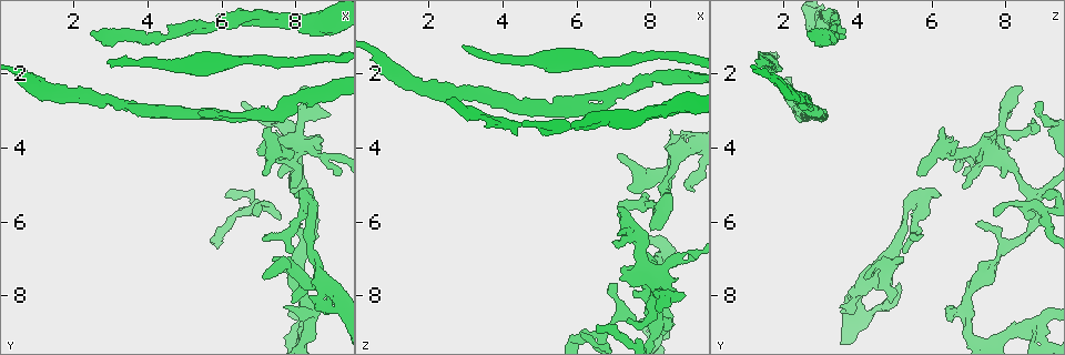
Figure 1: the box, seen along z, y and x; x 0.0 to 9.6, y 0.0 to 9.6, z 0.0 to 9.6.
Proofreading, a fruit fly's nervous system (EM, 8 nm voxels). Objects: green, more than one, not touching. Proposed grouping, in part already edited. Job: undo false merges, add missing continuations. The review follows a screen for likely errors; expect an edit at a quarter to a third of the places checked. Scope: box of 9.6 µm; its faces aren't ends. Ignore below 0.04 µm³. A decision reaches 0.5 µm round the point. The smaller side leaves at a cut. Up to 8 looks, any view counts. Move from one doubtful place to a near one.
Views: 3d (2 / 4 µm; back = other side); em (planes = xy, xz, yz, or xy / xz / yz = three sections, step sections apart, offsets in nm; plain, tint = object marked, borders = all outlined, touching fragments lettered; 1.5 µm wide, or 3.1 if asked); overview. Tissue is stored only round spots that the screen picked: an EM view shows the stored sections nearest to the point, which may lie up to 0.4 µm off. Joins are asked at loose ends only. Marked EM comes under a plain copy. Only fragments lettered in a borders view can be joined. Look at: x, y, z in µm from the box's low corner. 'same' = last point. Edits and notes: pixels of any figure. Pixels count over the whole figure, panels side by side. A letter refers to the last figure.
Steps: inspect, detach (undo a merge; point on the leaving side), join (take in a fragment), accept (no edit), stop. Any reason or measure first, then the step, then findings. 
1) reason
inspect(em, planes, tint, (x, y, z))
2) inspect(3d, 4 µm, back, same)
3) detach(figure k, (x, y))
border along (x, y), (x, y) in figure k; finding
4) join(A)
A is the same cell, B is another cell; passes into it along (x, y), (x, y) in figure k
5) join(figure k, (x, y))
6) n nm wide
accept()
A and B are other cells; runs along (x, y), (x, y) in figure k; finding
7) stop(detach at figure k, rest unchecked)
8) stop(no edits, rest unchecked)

an open end
inspect(3d, 2 µm, (1.05, 2.60, 2.30))

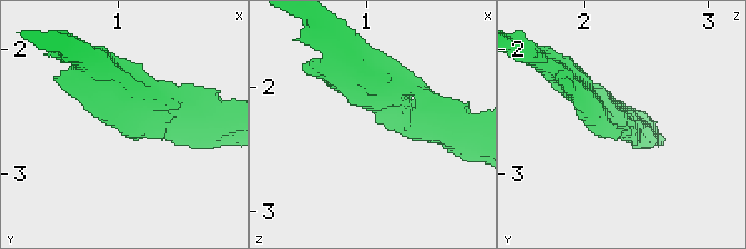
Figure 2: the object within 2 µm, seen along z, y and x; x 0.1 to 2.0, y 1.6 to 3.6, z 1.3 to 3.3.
inspect(em, planes, borders, (1.10, 2.62, 2.24))

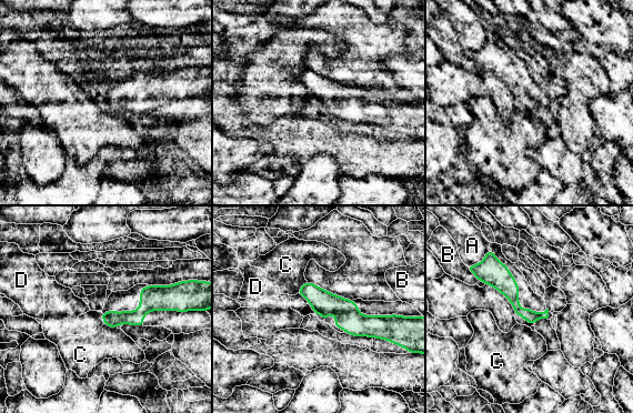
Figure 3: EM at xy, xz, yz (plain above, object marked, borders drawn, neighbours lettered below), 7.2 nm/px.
accept()
A, B, C and D are other cells; border along (104, 323), (117, 328) in figure 3; none of them fits

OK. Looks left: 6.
thin end
inspect(em, xz, step 4, tint, (2.95, 1.70, 1.25))

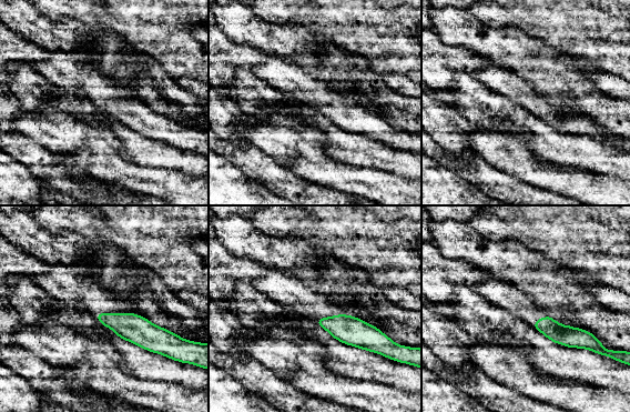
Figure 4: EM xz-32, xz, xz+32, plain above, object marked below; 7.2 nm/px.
another direction
inspect(em, planes, borders, same)

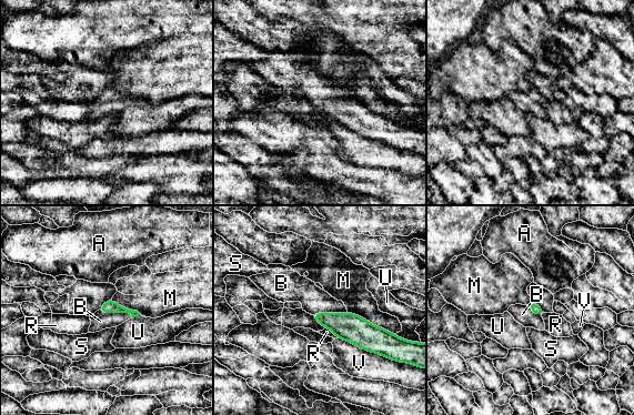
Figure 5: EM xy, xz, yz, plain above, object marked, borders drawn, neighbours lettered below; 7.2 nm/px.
join(B)
B is the same cell, A, M, R, S, U and V are other cells; passes into it along (353, 329), (330, 313), (313, 300) in figure 5; the neuron continues

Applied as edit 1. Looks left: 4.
inspect(overview)

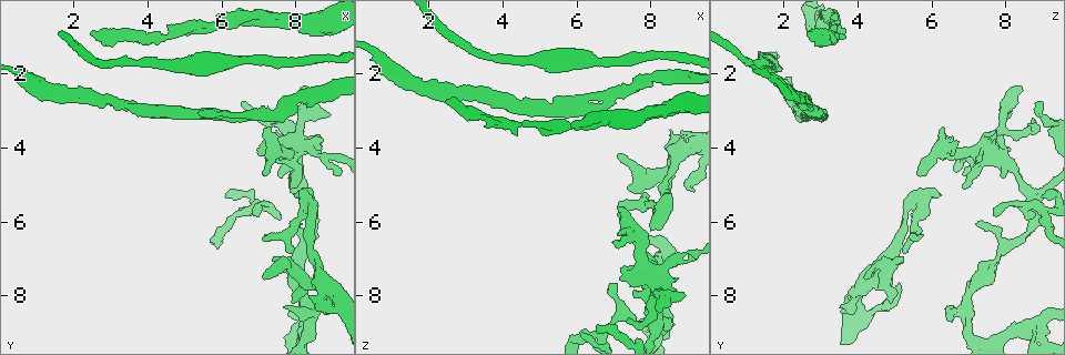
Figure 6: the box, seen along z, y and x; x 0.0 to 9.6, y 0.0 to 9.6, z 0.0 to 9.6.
inspect(3d, 4 µm, back, (8.05, 5.20, 6.20))

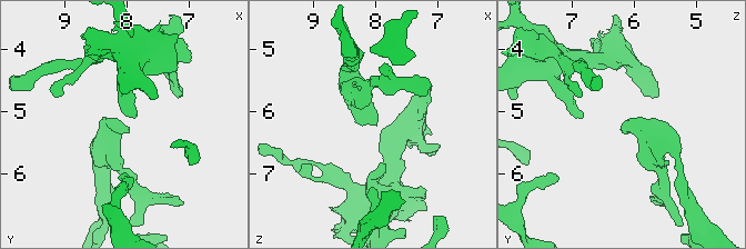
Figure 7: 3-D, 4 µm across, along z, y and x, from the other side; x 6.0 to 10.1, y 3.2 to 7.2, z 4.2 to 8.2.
inspect(em, planes, borders, (7.95, 5.20, 6.20))

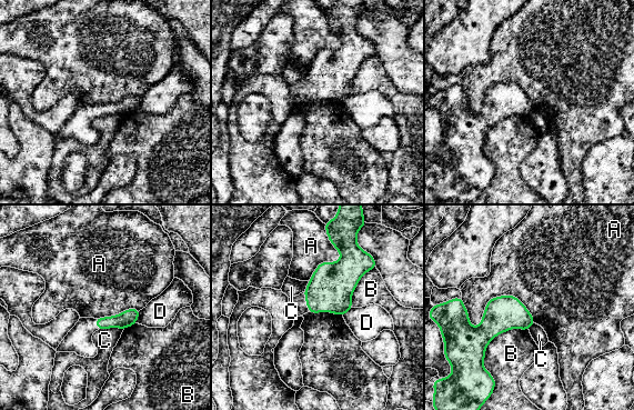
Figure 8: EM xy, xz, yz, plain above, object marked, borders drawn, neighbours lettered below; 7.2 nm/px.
accept()
A, B, C and D are other cells; border along (462, 299), (534, 322) in figure 8; no lettered fragment goes on from it

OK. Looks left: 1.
stop(join at figure 5, rest unchecked)

